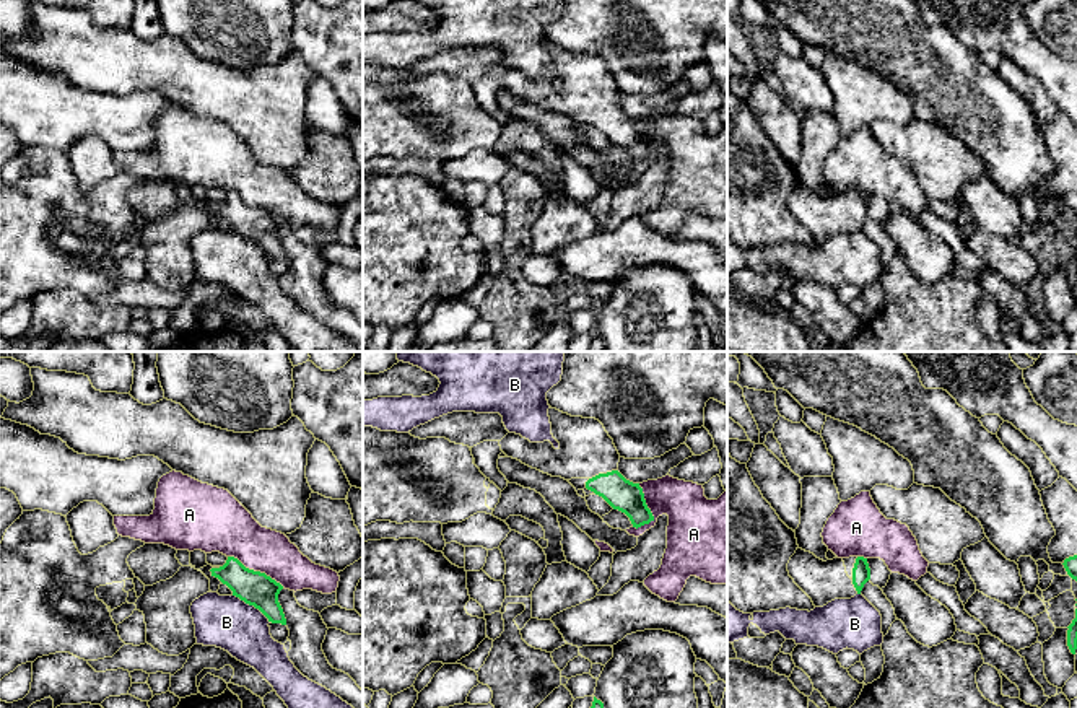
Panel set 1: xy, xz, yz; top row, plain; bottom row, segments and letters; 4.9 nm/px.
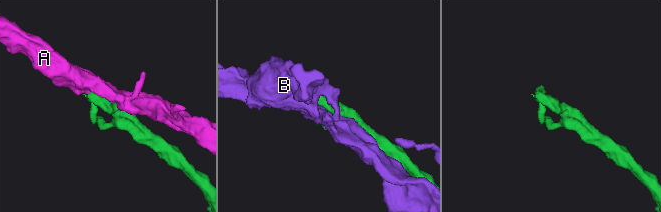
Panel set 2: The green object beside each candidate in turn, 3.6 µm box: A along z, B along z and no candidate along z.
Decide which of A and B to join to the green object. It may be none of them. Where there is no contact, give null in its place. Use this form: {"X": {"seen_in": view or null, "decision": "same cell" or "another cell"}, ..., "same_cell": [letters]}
{"A": {"seen_in": "xz", "decision": "another cell"}, "B": {"seen_in": "xy", "decision": "another cell"}, "same_cell": []}

